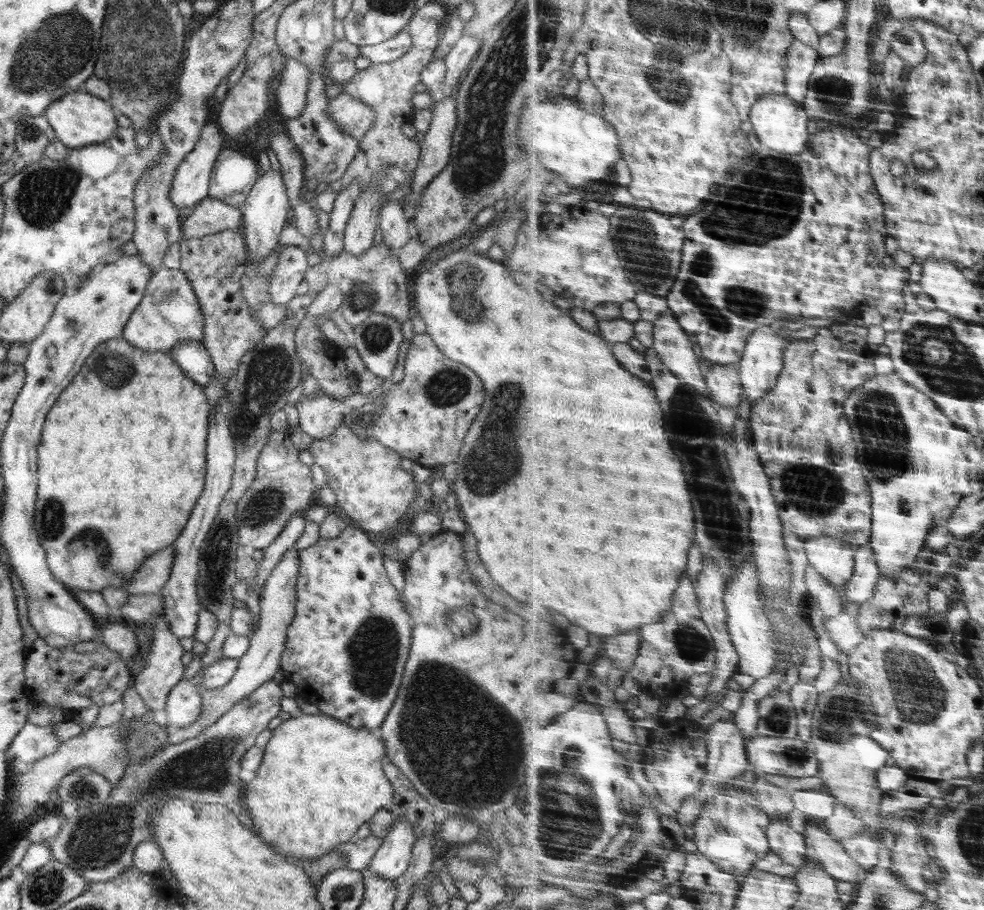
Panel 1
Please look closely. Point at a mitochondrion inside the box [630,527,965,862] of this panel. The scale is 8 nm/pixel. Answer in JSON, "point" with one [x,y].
{"point":[919,697]}

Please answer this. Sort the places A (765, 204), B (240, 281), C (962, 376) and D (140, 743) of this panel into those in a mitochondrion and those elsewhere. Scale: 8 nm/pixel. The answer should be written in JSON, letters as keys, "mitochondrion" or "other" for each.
{"A":"mitochondrion","B":"other","C":"mitochondrion","D":"mitochondrion"}

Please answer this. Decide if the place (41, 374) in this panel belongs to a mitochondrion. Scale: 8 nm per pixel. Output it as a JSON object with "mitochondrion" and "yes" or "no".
{"mitochondrion":"no"}

